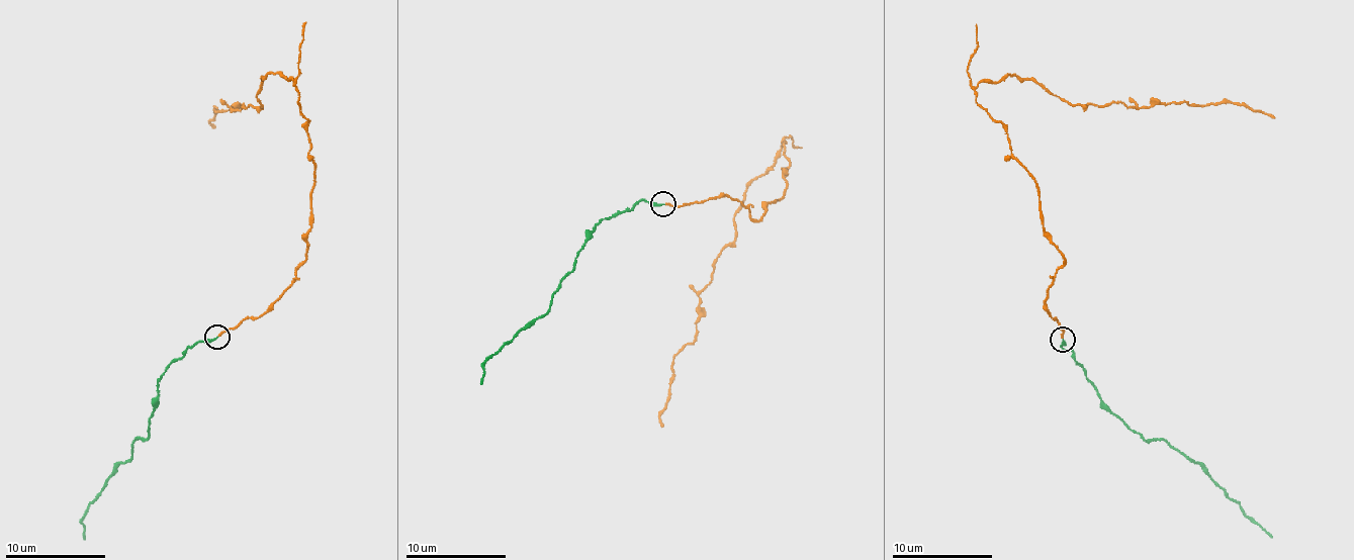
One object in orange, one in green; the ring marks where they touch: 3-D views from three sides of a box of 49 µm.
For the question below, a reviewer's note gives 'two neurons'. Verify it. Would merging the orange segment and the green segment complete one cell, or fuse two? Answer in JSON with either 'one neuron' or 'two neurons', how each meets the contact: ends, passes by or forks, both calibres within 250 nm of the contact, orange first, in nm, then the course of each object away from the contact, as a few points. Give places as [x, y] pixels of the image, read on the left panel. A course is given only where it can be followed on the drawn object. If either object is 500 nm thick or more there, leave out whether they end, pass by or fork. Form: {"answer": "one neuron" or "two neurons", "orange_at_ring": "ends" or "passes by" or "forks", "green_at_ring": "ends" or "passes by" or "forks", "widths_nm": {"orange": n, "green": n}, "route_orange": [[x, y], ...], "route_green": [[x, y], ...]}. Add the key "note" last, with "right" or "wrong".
{"answer": "two neurons", "orange_at_ring": "ends", "green_at_ring": "ends", "widths_nm": {"orange": 160, "green": 200}, "route_orange": [[218, 335], [304, 262], [314, 161], [278, 72], [261, 106], [214, 109], [215, 128]], "route_green": [[216, 338], [193, 345], [168, 366], [150, 433], [137, 439], [132, 456], [121, 461], [82, 518], [83, 539]], "note": "right"}

